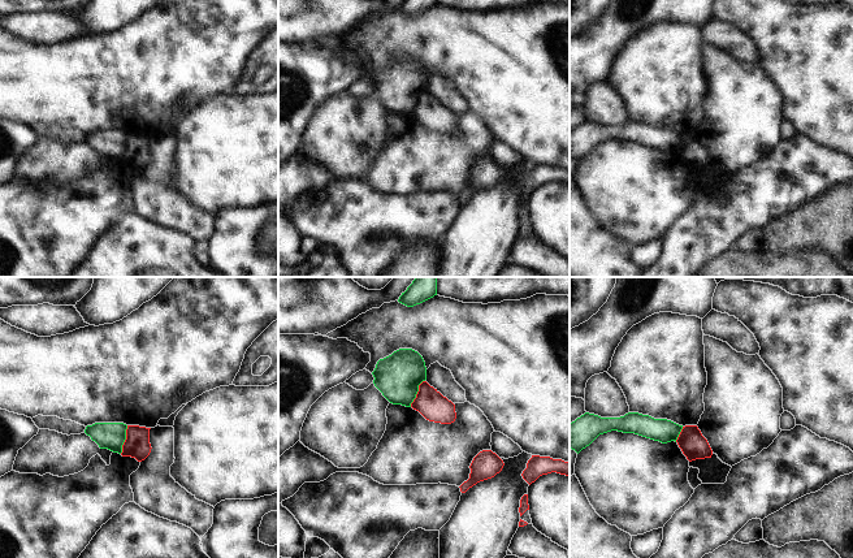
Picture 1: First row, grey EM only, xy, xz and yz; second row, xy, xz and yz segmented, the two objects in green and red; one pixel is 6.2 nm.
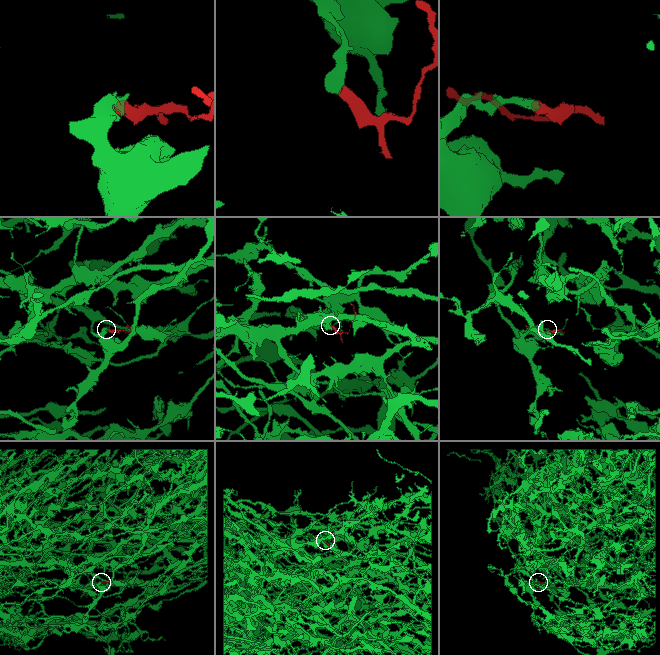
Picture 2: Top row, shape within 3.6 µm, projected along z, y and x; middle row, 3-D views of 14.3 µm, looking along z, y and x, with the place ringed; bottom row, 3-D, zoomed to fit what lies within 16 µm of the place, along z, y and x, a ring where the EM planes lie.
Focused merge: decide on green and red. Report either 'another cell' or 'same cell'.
another cell

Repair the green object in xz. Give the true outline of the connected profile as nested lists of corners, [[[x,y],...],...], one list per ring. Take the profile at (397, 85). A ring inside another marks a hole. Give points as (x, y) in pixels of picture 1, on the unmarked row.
[[[399,57],[380,68],[372,83],[374,95],[390,112],[411,116],[419,94],[426,88],[426,75],[417,60]]]

